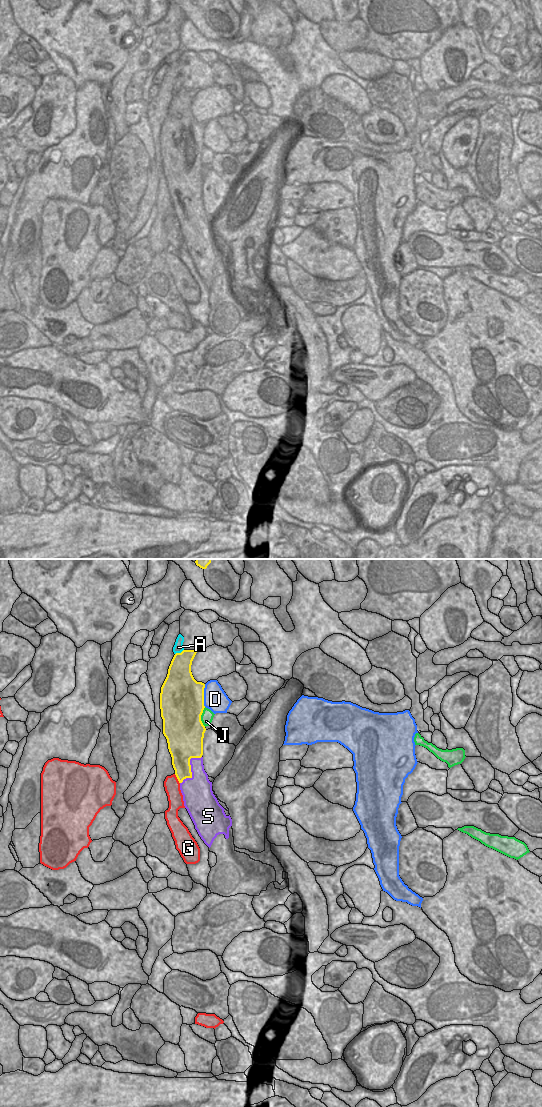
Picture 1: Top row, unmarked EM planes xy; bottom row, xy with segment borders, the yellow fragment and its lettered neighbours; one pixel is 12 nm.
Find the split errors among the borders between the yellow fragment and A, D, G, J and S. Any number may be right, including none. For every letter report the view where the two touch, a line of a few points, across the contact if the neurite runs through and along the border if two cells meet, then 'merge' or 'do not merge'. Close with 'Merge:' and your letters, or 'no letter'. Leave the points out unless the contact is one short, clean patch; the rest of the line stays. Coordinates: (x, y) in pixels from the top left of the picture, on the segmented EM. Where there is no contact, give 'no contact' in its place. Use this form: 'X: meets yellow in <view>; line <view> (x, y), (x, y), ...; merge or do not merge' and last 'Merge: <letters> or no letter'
A: meets yellow in xy; line xy (183, 649), (175, 654); do not merge
D: meets yellow in xy; do not merge
G: meets yellow in xy; line xy (174, 774), (179, 783); do not merge
J: meets yellow in xy; do not merge
S: meets yellow in xy; merge
Merge: S

